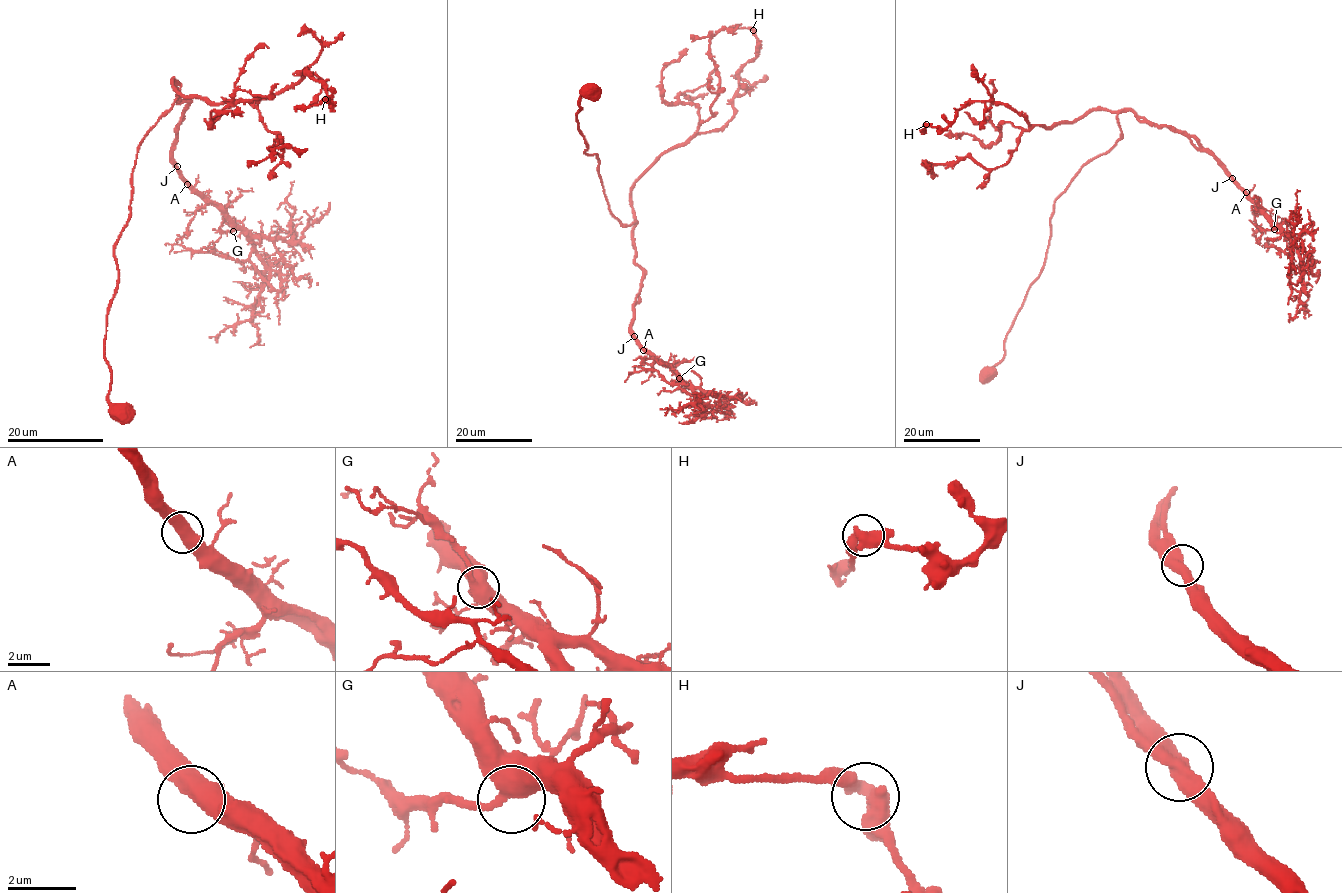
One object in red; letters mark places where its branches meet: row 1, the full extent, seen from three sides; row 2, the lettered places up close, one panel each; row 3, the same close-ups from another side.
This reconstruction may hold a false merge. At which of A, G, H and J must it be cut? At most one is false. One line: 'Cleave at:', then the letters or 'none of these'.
Cleave at: none of these

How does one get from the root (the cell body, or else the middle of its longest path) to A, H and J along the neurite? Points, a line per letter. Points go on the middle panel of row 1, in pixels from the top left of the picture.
A: (591, 92), (578, 126), (609, 211), (623, 226), (637, 221), (631, 332), (643, 350)
H: (591, 92), (577, 113), (584, 152), (629, 226), (636, 180), (732, 117), (753, 30)
J: (591, 92), (577, 113), (584, 152), (597, 155), (609, 211), (623, 226), (637, 221), (643, 278), (634, 336)

